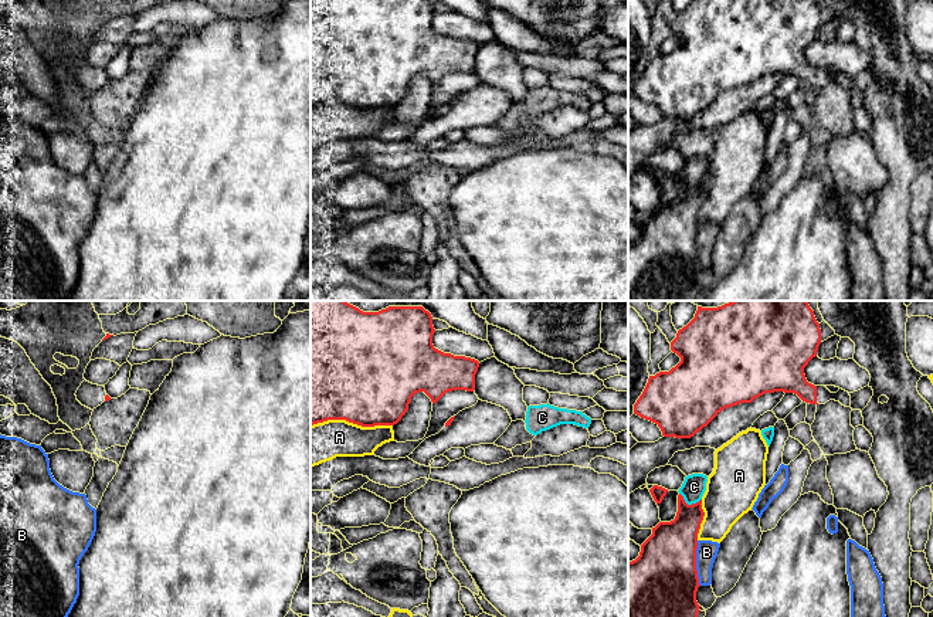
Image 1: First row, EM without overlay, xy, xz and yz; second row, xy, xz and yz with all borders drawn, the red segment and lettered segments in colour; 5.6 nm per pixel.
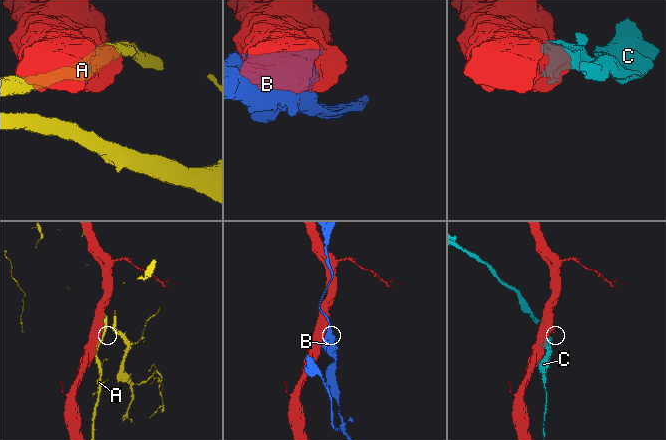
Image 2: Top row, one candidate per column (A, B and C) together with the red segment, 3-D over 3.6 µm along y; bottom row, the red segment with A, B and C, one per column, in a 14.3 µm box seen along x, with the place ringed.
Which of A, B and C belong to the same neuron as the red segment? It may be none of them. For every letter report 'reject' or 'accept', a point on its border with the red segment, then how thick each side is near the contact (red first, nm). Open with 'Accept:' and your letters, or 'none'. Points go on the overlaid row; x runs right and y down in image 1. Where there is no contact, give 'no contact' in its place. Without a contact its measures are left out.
Accept: none
A: reject; meets red in xz at (350, 421); 500 nm thick on the red side, 220 nm on the other
B: reject; meets red in yz at (695, 563); 400 nm thick on the red side, 120 nm on the other
C: reject; meets red in yz at (689, 505); 280 nm thick on the red side, 140 nm on the other

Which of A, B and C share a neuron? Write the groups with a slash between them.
A / B / C

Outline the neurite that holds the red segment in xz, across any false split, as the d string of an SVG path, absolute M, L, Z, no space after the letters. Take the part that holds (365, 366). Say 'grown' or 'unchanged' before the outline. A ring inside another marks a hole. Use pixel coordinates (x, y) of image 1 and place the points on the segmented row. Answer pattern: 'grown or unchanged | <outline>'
unchanged | M311 301L311 426L346 420L362 427L394 426L407 413L411 397L424 391L434 403L452 390L475 390L479 362L434 348L432 316L423 306L389 306L363 312L346 301Z

